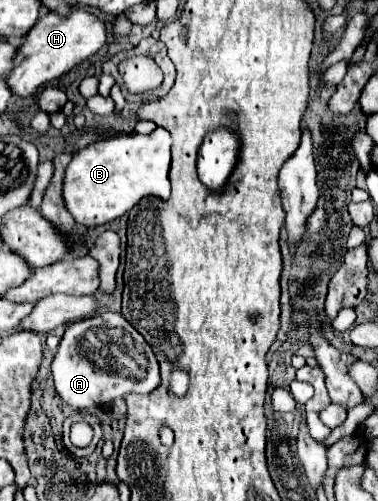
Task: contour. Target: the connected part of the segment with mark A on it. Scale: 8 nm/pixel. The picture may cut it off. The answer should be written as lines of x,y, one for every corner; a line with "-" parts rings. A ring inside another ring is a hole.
84,319
84,323
72,323
72,327
66,327
66,333
64,333
60,345
58,345
58,351
56,351
54,361
52,361
52,375
54,375
54,387
56,387
58,395
62,397
62,401
68,403
76,411
84,411
84,409
90,409
90,407
102,407
102,405
110,403
112,399
120,399
120,397
124,397
128,393
134,393
134,391
140,393
140,395
152,393
161,382
159,364
144,337
140,335
140,342
142,342
146,358
149,362
146,369
146,377
144,381
132,381
128,377
120,377
116,373
108,373
106,369
96,371
92,367
92,363
78,351
80,337
88,329
94,329
94,327
96,327
96,321
92,321
92,319

